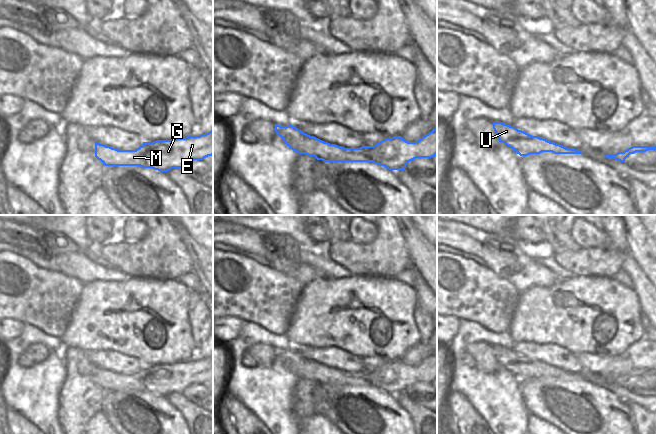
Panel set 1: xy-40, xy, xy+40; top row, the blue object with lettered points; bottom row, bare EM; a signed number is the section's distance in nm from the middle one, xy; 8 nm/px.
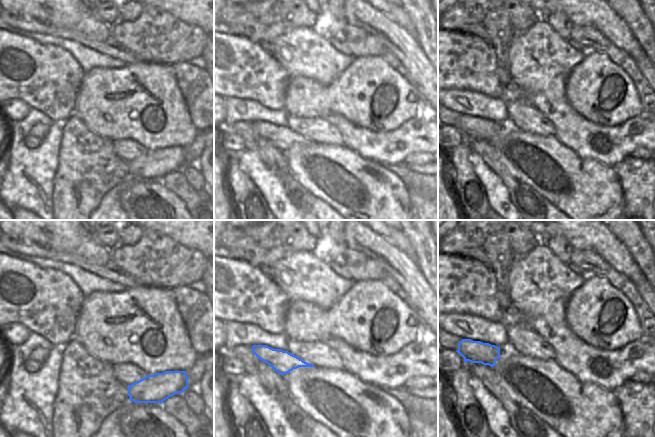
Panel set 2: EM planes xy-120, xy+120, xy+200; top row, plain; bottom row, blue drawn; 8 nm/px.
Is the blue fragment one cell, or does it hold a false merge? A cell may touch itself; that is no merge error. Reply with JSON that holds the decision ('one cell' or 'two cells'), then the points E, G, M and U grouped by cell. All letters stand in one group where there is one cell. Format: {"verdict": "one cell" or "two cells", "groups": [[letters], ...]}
{"verdict": "one cell", "groups": [["E", "G", "M", "U"]]}

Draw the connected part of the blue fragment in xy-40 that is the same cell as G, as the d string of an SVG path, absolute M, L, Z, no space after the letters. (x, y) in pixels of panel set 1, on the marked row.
M213 130L200 136L143 142L136 150L118 150L95 142L95 157L105 166L140 166L160 172L182 168L190 160L213 155Z

